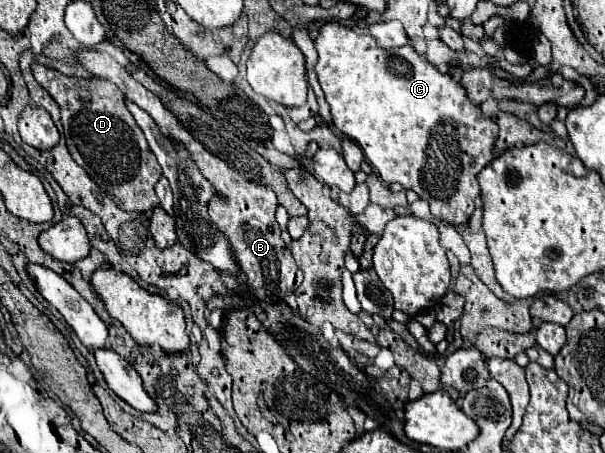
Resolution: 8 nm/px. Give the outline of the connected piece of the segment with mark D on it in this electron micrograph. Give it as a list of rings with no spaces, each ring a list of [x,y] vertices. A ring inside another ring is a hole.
[[[39,63],[33,65],[33,75],[37,83],[59,103],[67,147],[87,175],[123,211],[147,213],[157,207],[159,199],[155,195],[155,183],[161,179],[161,167],[151,153],[143,131],[125,107],[125,95],[117,89],[117,85],[101,77],[93,77],[91,81],[65,77]]]

